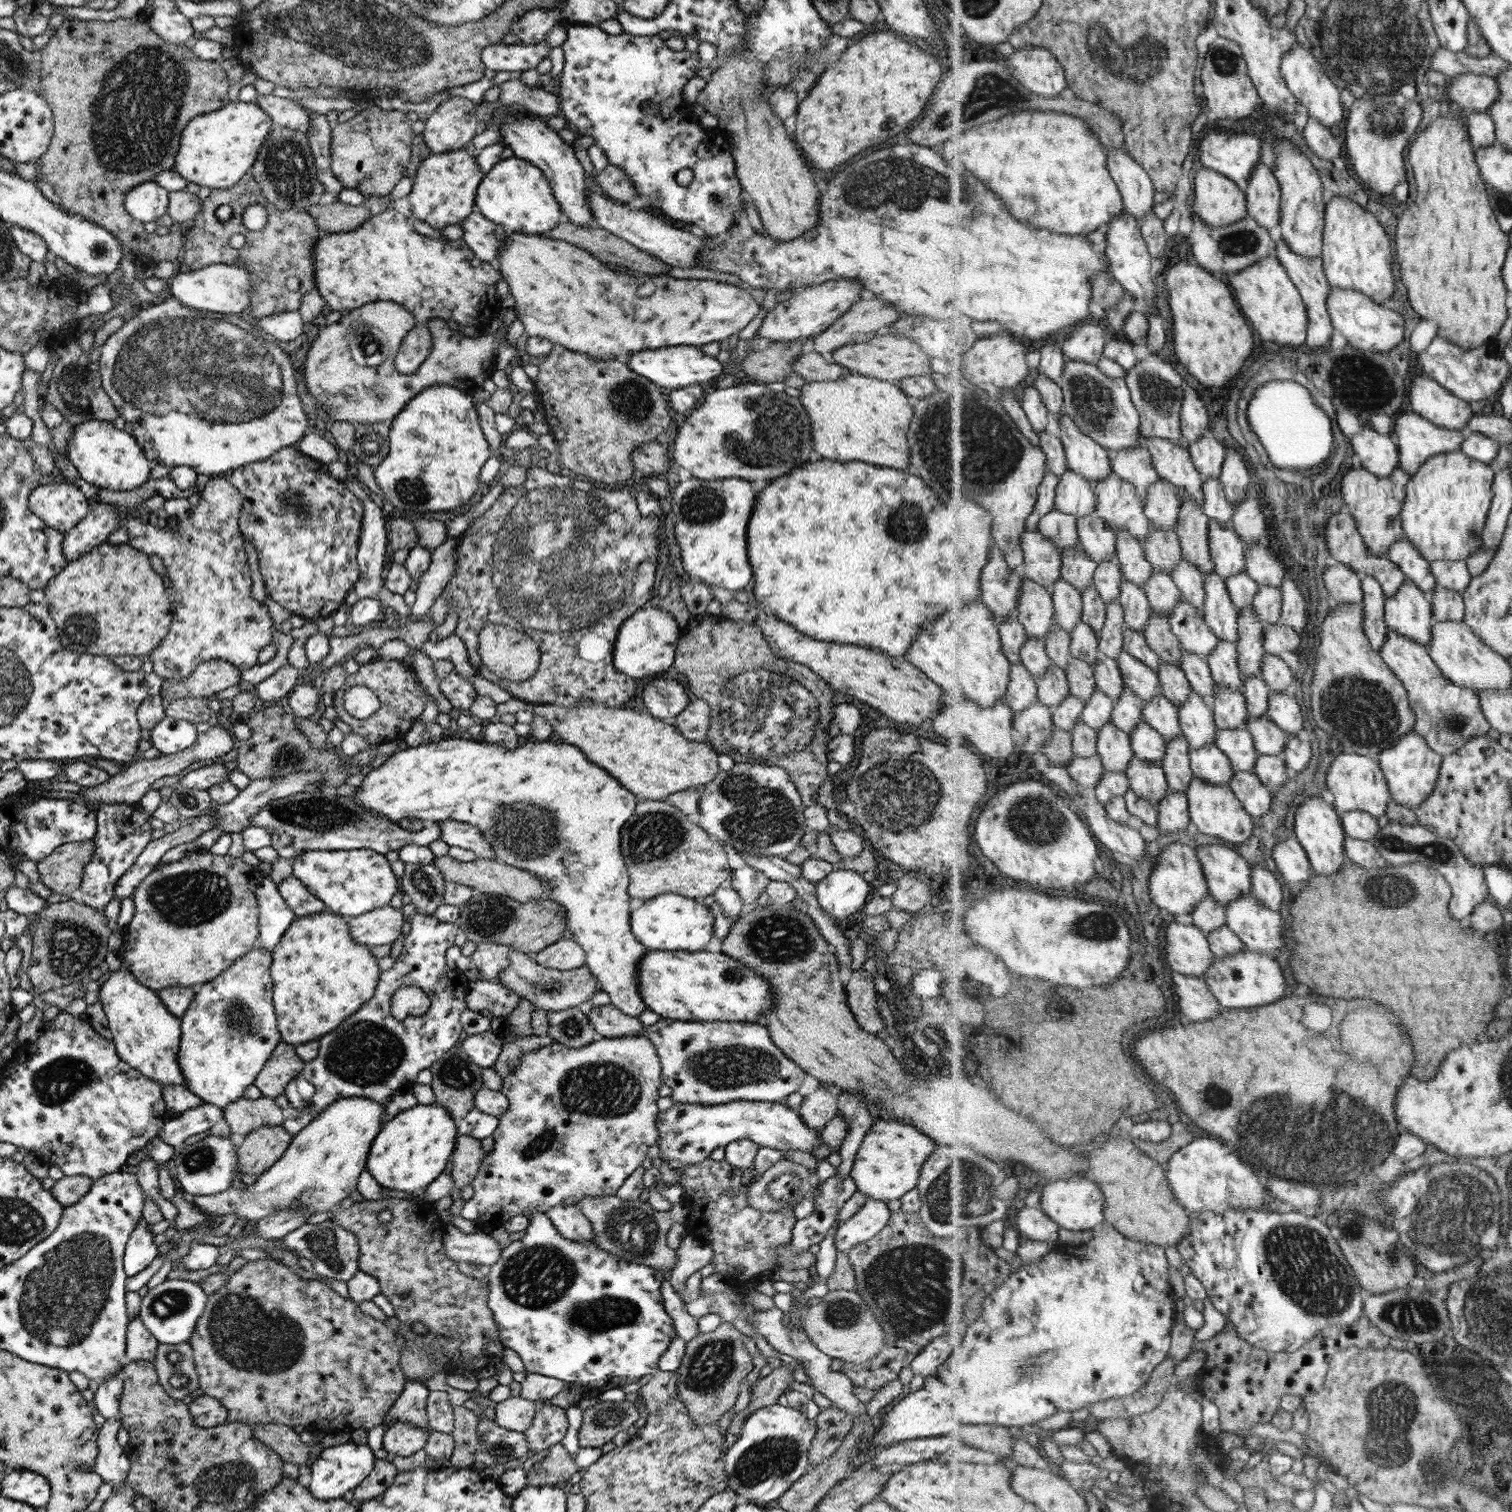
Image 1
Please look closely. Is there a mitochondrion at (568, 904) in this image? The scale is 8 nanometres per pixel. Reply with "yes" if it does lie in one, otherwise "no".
no

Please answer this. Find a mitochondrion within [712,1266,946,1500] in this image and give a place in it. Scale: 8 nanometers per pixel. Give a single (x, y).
(772, 1459)

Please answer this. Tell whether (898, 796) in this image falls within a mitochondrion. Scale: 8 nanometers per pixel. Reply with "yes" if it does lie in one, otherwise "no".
yes

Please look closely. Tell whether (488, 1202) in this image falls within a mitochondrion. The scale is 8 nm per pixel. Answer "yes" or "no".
no

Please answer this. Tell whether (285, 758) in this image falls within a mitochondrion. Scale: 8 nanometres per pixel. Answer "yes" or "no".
yes

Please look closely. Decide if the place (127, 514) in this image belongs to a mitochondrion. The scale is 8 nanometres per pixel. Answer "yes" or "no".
no

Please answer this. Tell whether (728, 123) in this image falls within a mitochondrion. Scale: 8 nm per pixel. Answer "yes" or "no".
no

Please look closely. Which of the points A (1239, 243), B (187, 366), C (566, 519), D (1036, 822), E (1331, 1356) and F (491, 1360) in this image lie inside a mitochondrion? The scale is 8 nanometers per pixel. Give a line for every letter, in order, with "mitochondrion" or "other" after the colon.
A: mitochondrion
B: mitochondrion
C: mitochondrion
D: mitochondrion
E: other
F: other

